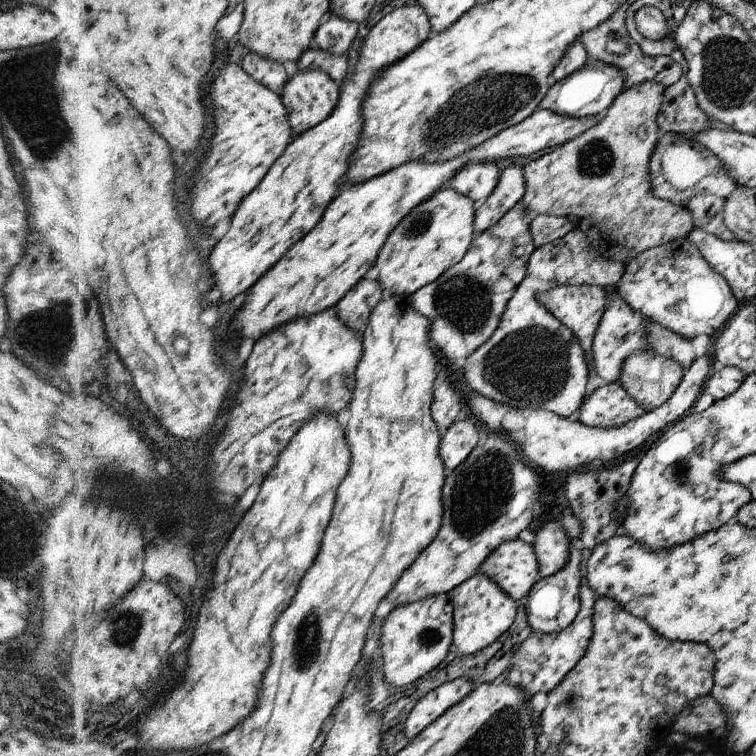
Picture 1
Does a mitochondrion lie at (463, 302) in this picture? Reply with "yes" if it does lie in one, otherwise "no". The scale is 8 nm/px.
yes

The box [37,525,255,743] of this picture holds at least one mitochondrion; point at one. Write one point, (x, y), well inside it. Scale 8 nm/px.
(124, 626)

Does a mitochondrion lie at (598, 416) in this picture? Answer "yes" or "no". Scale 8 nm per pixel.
no

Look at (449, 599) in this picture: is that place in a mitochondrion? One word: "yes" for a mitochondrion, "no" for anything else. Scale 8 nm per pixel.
no

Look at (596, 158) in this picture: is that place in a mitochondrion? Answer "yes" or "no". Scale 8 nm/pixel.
yes

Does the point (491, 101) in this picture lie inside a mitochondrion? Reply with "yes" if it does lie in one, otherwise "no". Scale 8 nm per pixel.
yes

